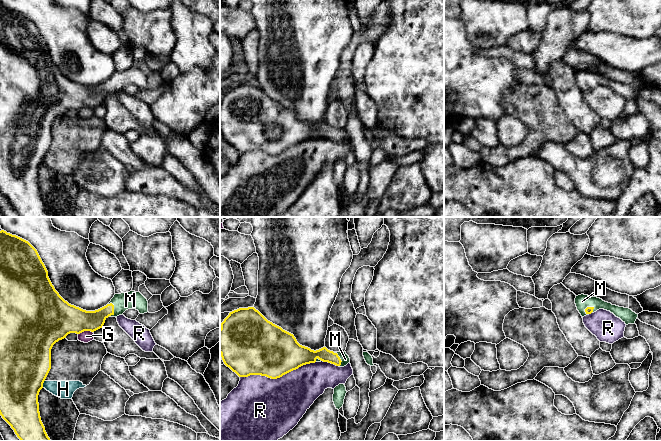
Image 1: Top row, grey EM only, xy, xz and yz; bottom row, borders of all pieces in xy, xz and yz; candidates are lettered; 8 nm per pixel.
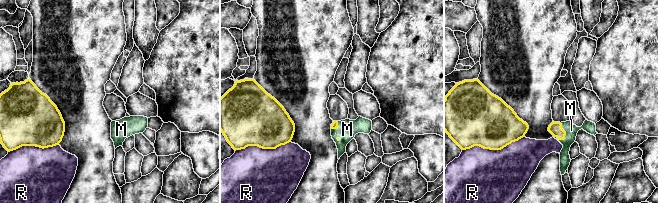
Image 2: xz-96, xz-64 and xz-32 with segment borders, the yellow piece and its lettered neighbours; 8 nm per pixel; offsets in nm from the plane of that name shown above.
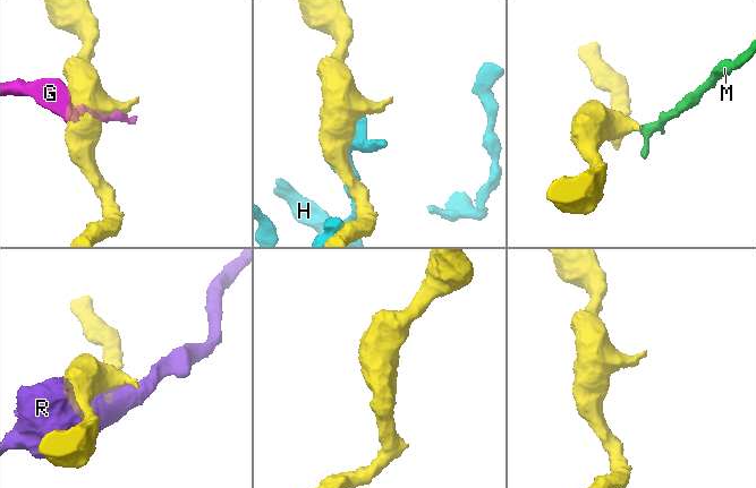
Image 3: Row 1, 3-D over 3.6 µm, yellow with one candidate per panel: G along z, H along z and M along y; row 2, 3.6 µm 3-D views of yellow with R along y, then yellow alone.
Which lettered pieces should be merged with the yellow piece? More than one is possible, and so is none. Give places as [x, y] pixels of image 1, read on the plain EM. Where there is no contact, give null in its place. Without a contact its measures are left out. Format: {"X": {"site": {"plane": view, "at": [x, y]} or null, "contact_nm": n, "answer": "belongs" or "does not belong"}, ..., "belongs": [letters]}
{"G": {"site": {"plane": "xy", "at": [85, 106]}, "contact_nm": 120, "answer": "does not belong"}, "H": {"site": {"plane": "xy", "at": [42, 160]}, "contact_nm": 70, "answer": "does not belong"}, "M": {"site": {"plane": "xy", "at": [113, 86]}, "contact_nm": 120, "answer": "belongs"}, "R": {"site": {"plane": "xz", "at": [277, 153]}, "contact_nm": 600, "answer": "does not belong"}, "belongs": ["M"]}

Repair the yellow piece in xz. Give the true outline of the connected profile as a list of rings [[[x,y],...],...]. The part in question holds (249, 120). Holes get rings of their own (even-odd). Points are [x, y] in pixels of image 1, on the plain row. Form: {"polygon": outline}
{"polygon": [[[254,83],[234,86],[221,99],[220,130],[224,140],[239,153],[261,151],[277,155],[310,139],[323,137],[339,143],[350,139],[345,127],[333,128],[326,123],[314,127],[300,121],[293,110],[268,97]]]}

